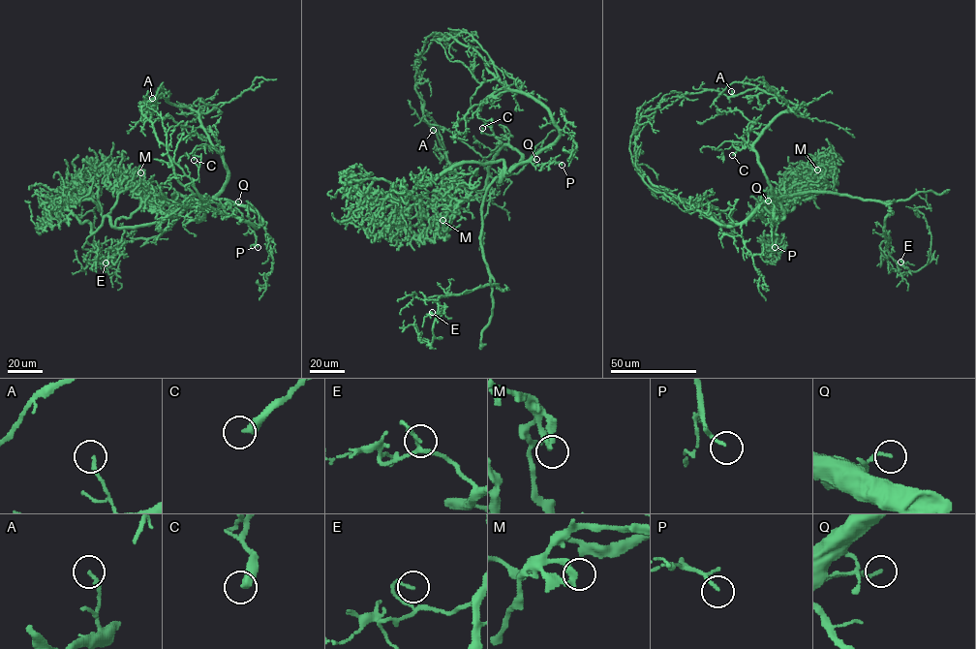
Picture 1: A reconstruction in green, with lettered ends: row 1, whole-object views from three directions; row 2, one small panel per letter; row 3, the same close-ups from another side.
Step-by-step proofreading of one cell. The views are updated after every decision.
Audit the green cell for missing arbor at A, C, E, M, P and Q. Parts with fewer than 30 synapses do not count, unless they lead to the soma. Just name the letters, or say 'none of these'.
C, P

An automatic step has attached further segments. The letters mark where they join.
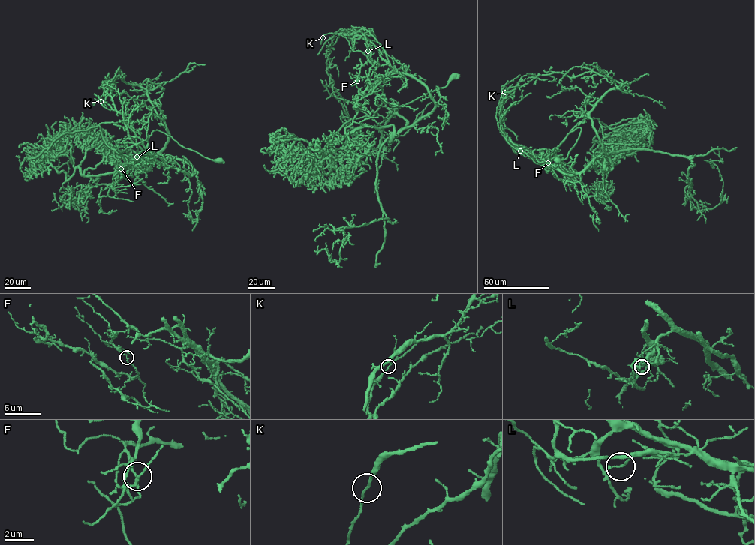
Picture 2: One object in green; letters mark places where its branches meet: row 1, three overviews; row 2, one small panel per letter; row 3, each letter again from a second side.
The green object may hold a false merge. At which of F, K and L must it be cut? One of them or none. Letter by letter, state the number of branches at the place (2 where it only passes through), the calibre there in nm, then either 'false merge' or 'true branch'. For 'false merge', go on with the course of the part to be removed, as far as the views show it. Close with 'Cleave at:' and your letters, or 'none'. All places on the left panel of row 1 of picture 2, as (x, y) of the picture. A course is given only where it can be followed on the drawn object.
F: branches 2; calibre 130 nm; true branch
K: branches 2; calibre 140 nm; true branch
L: branches 2; calibre 100 nm; false merge; course (136, 157), (146, 148), (146, 127), (139, 121), (101, 122), (60, 135), (39, 154), (25, 157), (19, 169)
Cleave at: L

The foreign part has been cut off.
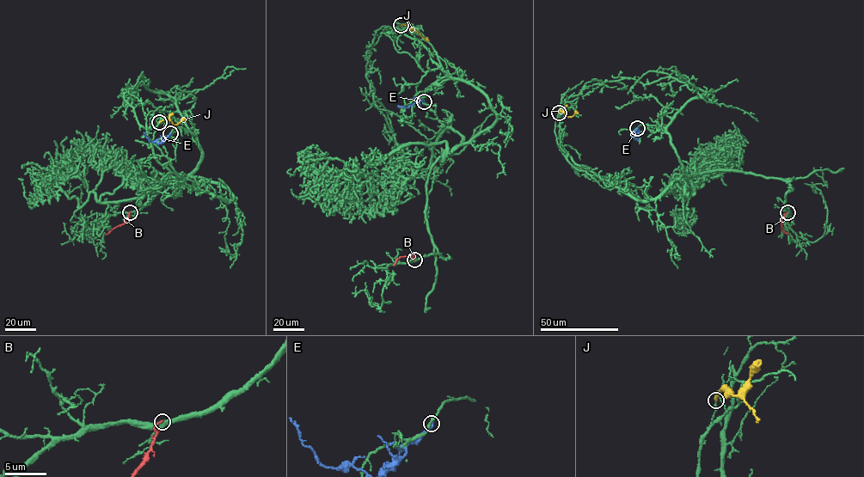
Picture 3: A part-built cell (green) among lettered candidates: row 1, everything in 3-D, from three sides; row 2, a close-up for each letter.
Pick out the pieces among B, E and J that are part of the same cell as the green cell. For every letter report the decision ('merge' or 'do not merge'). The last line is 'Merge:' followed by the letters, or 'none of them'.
B: do not merge
E: do not merge
J: do not merge
Merge: none of them

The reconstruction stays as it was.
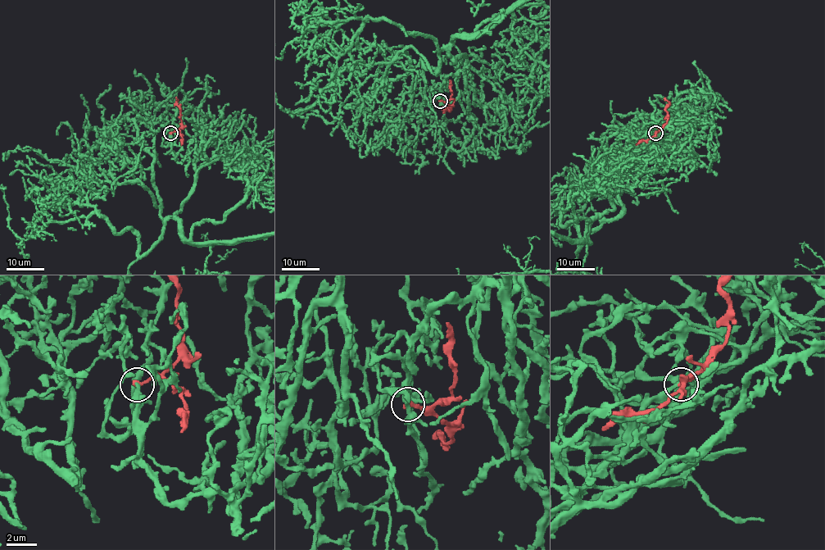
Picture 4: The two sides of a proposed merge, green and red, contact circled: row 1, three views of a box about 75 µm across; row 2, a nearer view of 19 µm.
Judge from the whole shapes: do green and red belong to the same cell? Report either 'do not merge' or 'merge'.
merge

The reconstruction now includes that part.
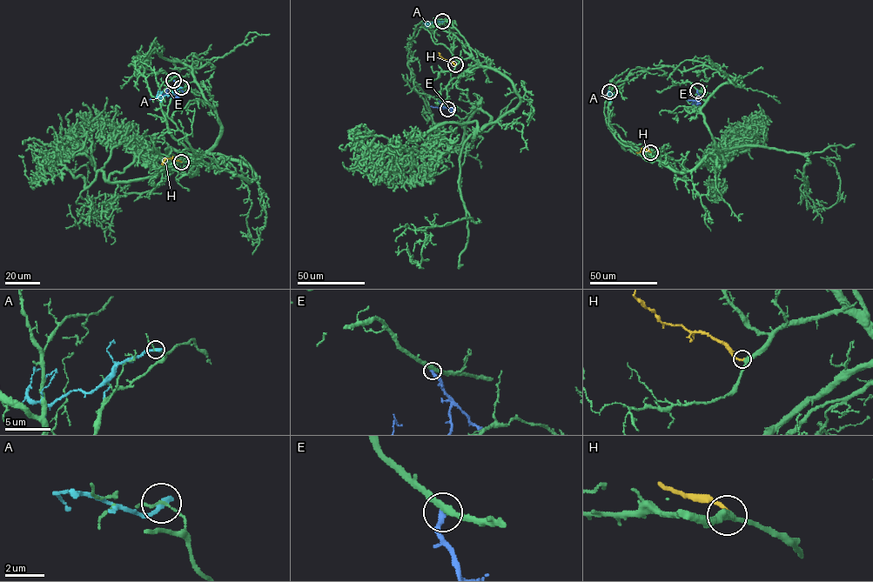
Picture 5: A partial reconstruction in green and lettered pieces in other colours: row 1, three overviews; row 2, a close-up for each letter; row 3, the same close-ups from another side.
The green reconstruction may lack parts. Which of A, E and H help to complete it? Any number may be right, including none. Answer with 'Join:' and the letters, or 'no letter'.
Join: H

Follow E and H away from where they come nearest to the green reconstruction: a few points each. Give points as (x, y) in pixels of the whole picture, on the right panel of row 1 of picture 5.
E: (697, 90), (698, 99), (691, 103)
H: (650, 152), (644, 148), (636, 152)

